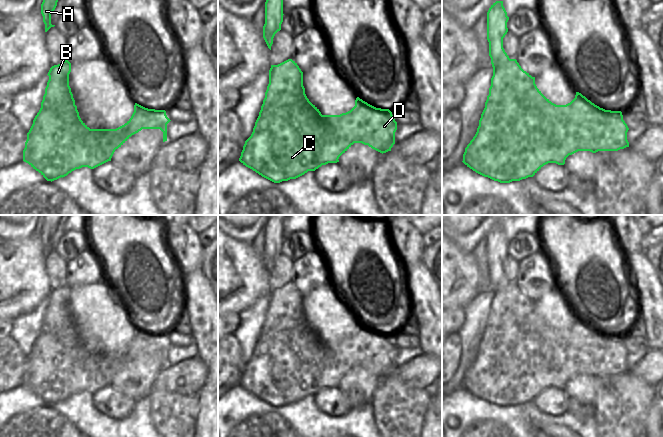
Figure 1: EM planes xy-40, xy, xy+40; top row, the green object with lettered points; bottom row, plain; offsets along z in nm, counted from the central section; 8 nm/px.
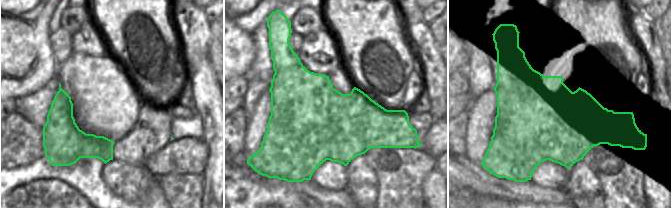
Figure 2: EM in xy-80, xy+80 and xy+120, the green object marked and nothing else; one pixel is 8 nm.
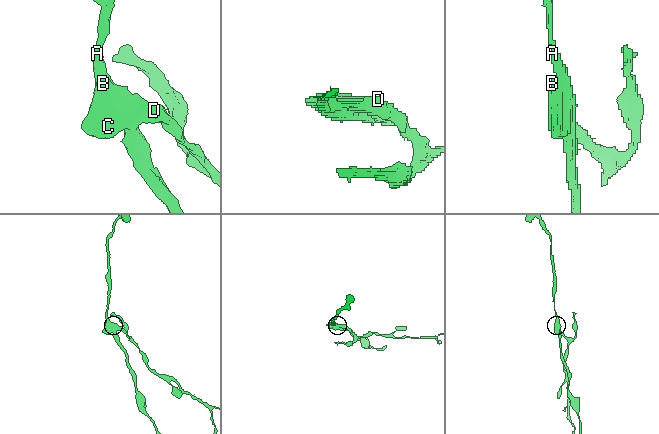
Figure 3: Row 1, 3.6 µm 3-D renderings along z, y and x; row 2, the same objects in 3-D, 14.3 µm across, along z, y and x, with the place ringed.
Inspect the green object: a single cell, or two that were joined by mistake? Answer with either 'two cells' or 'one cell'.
two cells

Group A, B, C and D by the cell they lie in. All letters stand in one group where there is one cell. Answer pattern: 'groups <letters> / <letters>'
groups A B / C D

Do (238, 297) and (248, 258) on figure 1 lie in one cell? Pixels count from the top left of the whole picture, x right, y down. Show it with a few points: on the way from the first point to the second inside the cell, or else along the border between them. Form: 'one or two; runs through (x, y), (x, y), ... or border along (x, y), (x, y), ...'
one; runs through (246, 287), (246, 268)

